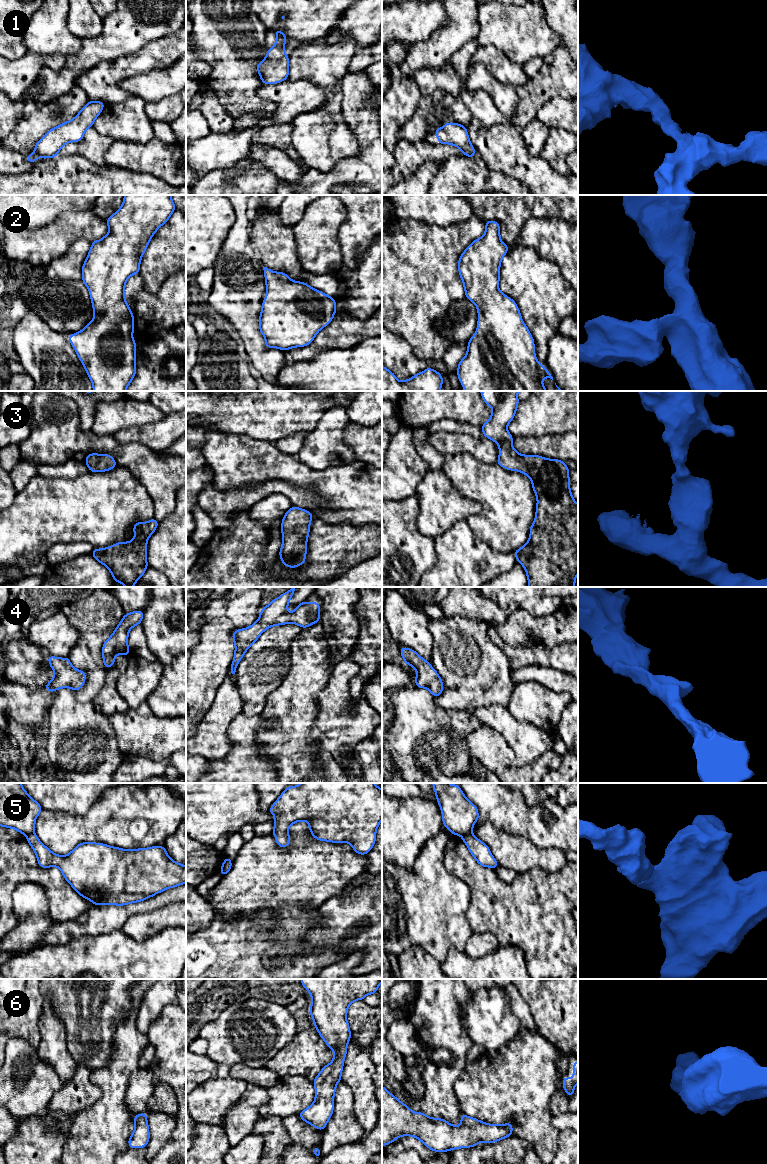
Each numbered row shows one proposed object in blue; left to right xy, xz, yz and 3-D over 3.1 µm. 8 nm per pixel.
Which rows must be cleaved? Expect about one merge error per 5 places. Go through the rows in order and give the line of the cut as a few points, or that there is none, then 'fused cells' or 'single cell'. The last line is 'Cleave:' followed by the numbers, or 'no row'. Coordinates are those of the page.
1: cut none; single cell
2: cut none; single cell
3: cut none; single cell
4: cut none; single cell
5: cut yz (470, 832), (462, 836); fused cells
6: cut none; single cell
Cleave: 5

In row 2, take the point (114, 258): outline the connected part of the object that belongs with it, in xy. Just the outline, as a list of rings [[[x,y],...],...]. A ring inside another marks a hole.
[[[124,195],[121,207],[106,220],[108,234],[91,243],[91,249],[82,266],[82,281],[90,293],[94,318],[80,332],[67,337],[92,382],[93,391],[126,391],[136,374],[134,316],[125,300],[125,285],[129,277],[140,273],[141,258],[151,238],[175,210],[171,195]]]

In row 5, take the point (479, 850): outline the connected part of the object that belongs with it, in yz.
[[[472,833],[463,835],[462,840],[479,865],[483,867],[490,867],[494,870],[497,868],[498,863],[491,854],[488,845],[480,841]]]

